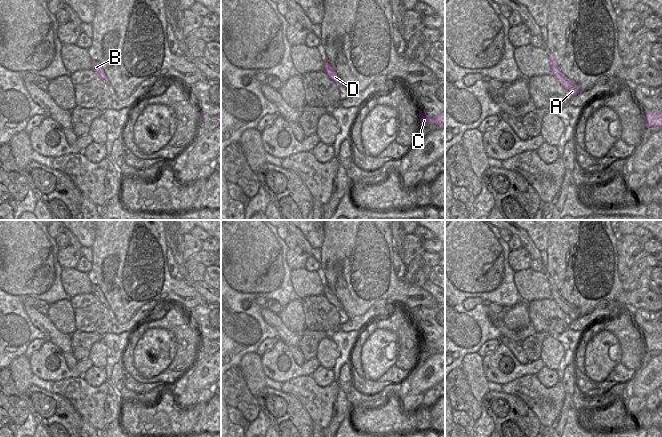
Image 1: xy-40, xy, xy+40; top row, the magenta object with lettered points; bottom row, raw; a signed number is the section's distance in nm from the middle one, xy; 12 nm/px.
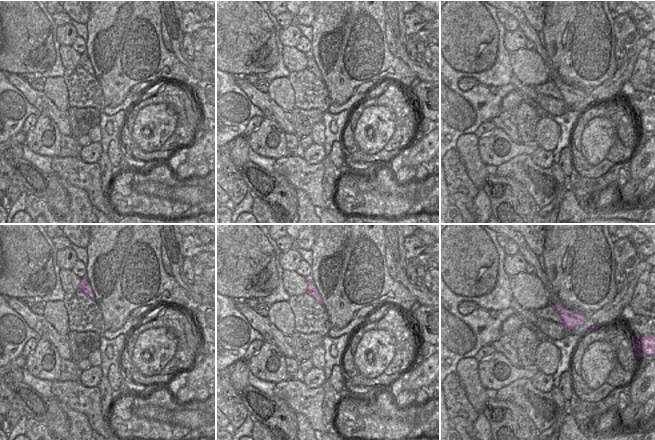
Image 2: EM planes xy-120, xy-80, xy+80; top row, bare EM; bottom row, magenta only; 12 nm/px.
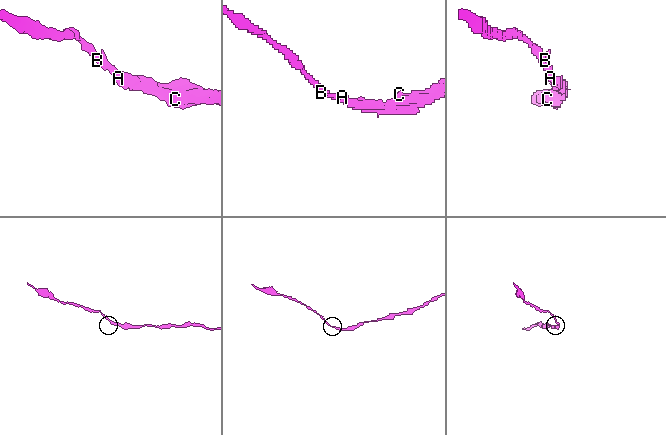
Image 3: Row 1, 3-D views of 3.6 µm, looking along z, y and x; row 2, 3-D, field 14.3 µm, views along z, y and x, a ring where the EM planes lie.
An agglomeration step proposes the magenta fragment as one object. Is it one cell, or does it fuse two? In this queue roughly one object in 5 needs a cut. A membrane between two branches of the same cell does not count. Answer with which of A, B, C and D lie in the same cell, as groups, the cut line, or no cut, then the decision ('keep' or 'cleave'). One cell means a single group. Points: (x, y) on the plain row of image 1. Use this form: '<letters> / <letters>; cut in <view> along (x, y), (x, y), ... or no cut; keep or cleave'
A B C D; no cut; keep

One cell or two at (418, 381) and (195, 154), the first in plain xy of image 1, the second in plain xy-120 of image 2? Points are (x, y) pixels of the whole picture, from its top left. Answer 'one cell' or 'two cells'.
one cell

